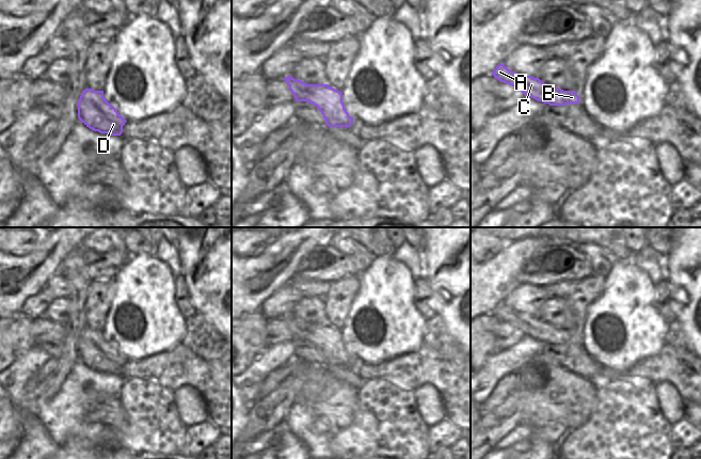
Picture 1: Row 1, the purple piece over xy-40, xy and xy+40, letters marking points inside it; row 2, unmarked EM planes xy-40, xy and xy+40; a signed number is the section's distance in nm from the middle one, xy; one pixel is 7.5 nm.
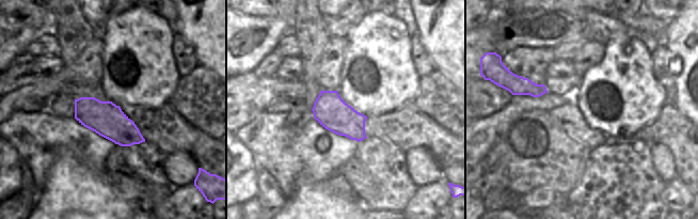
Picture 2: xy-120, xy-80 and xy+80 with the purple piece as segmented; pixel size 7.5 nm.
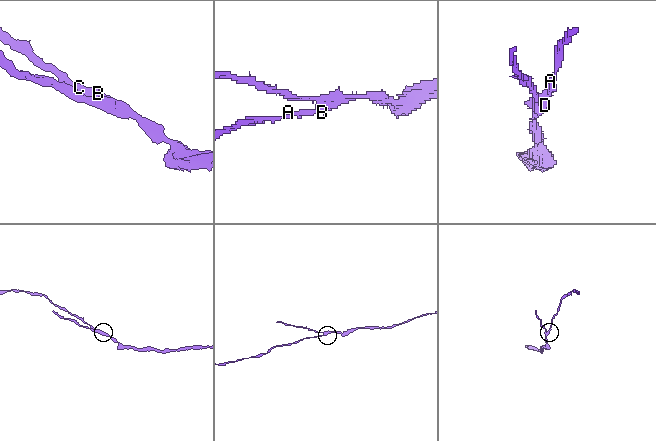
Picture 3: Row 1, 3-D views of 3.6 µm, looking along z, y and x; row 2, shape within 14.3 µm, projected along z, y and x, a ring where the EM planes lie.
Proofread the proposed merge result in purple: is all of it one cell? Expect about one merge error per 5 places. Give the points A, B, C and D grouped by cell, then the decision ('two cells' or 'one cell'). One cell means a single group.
A B C D; one cell

